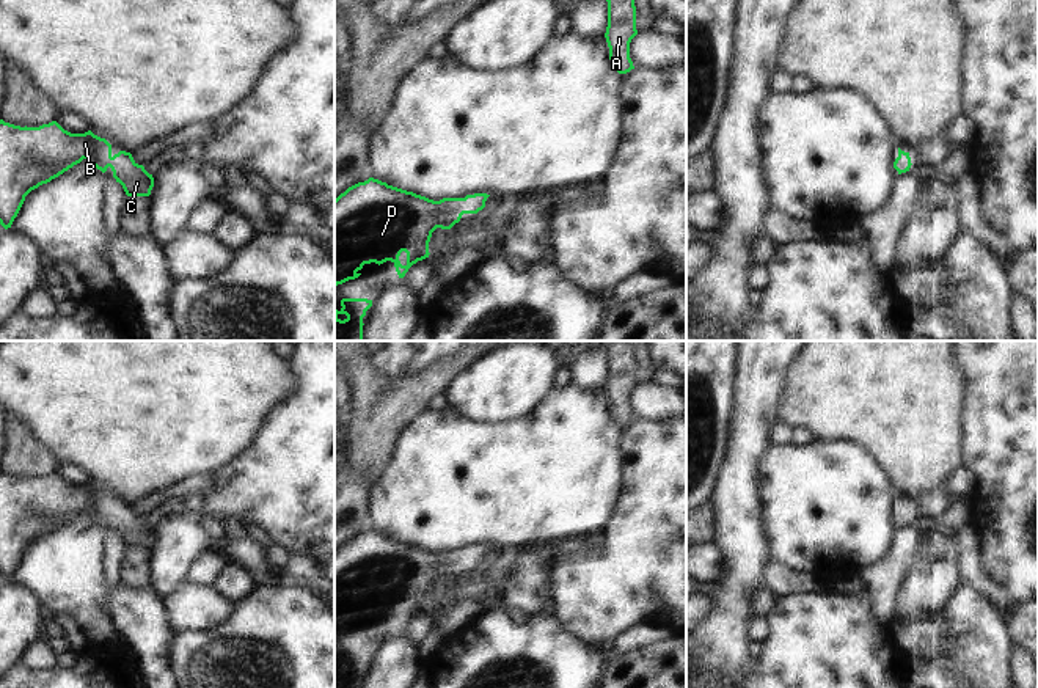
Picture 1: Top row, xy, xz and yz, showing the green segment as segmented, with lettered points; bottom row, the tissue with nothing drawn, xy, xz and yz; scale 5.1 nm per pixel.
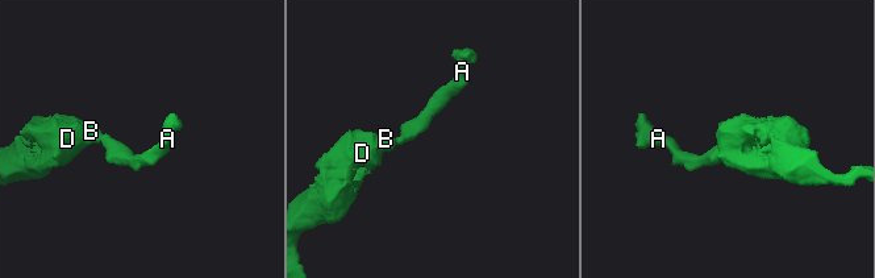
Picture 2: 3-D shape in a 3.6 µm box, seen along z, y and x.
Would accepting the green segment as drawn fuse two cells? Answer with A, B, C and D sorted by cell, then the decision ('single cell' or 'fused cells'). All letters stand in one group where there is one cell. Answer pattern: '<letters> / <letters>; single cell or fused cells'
A B C D; single cell

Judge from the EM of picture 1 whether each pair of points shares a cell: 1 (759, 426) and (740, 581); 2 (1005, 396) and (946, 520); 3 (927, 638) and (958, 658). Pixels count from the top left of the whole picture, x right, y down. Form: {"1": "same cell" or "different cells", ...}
{"1": "same cell", "2": "different cells", "3": "different cells"}

